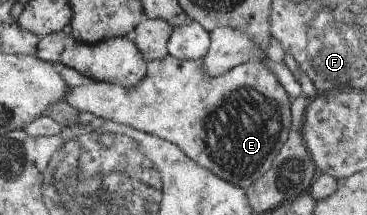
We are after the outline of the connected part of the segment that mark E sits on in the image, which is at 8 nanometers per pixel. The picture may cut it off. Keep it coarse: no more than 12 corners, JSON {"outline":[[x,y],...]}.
{"outline":[[260,60],[149,62],[140,85],[66,102],[177,144],[242,190],[286,142],[290,96]]}

